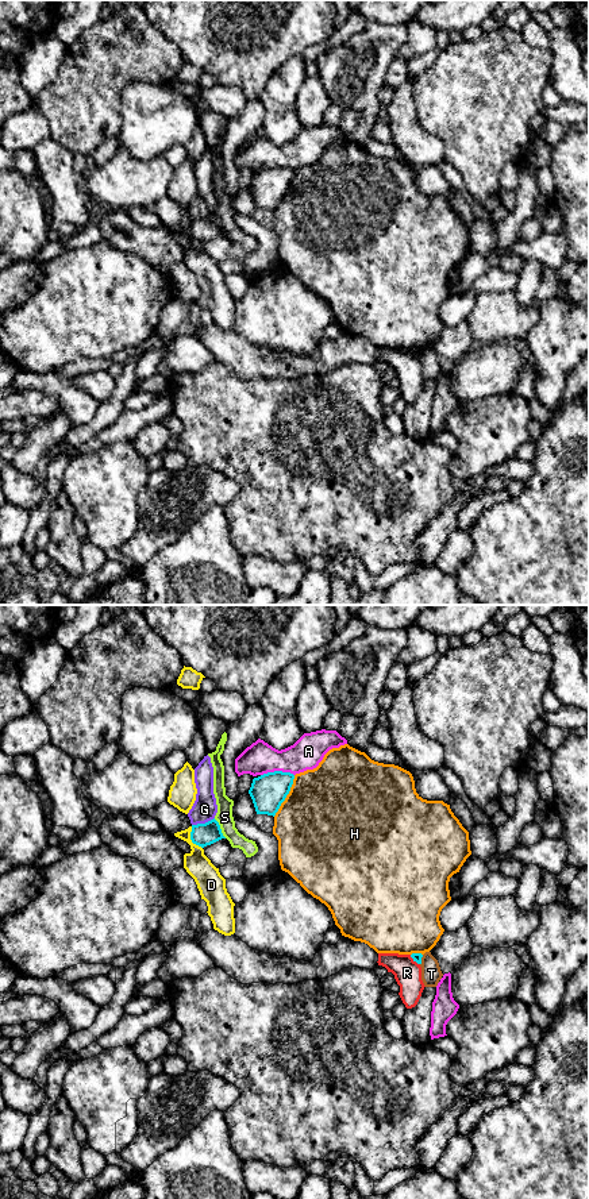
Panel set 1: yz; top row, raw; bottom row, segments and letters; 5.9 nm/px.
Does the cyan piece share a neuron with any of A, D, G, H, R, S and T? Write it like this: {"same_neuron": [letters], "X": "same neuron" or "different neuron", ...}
{"same_neuron": [], "A": "different neuron", "D": "different neuron", "G": "different neuron", "H": "different neuron", "R": "different neuron", "S": "different neuron", "T": "different neuron"}

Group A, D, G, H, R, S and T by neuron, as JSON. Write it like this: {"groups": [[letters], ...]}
{"groups": [["A"], ["D"], ["G"], ["H"], ["R"], ["S"], ["T"]]}

